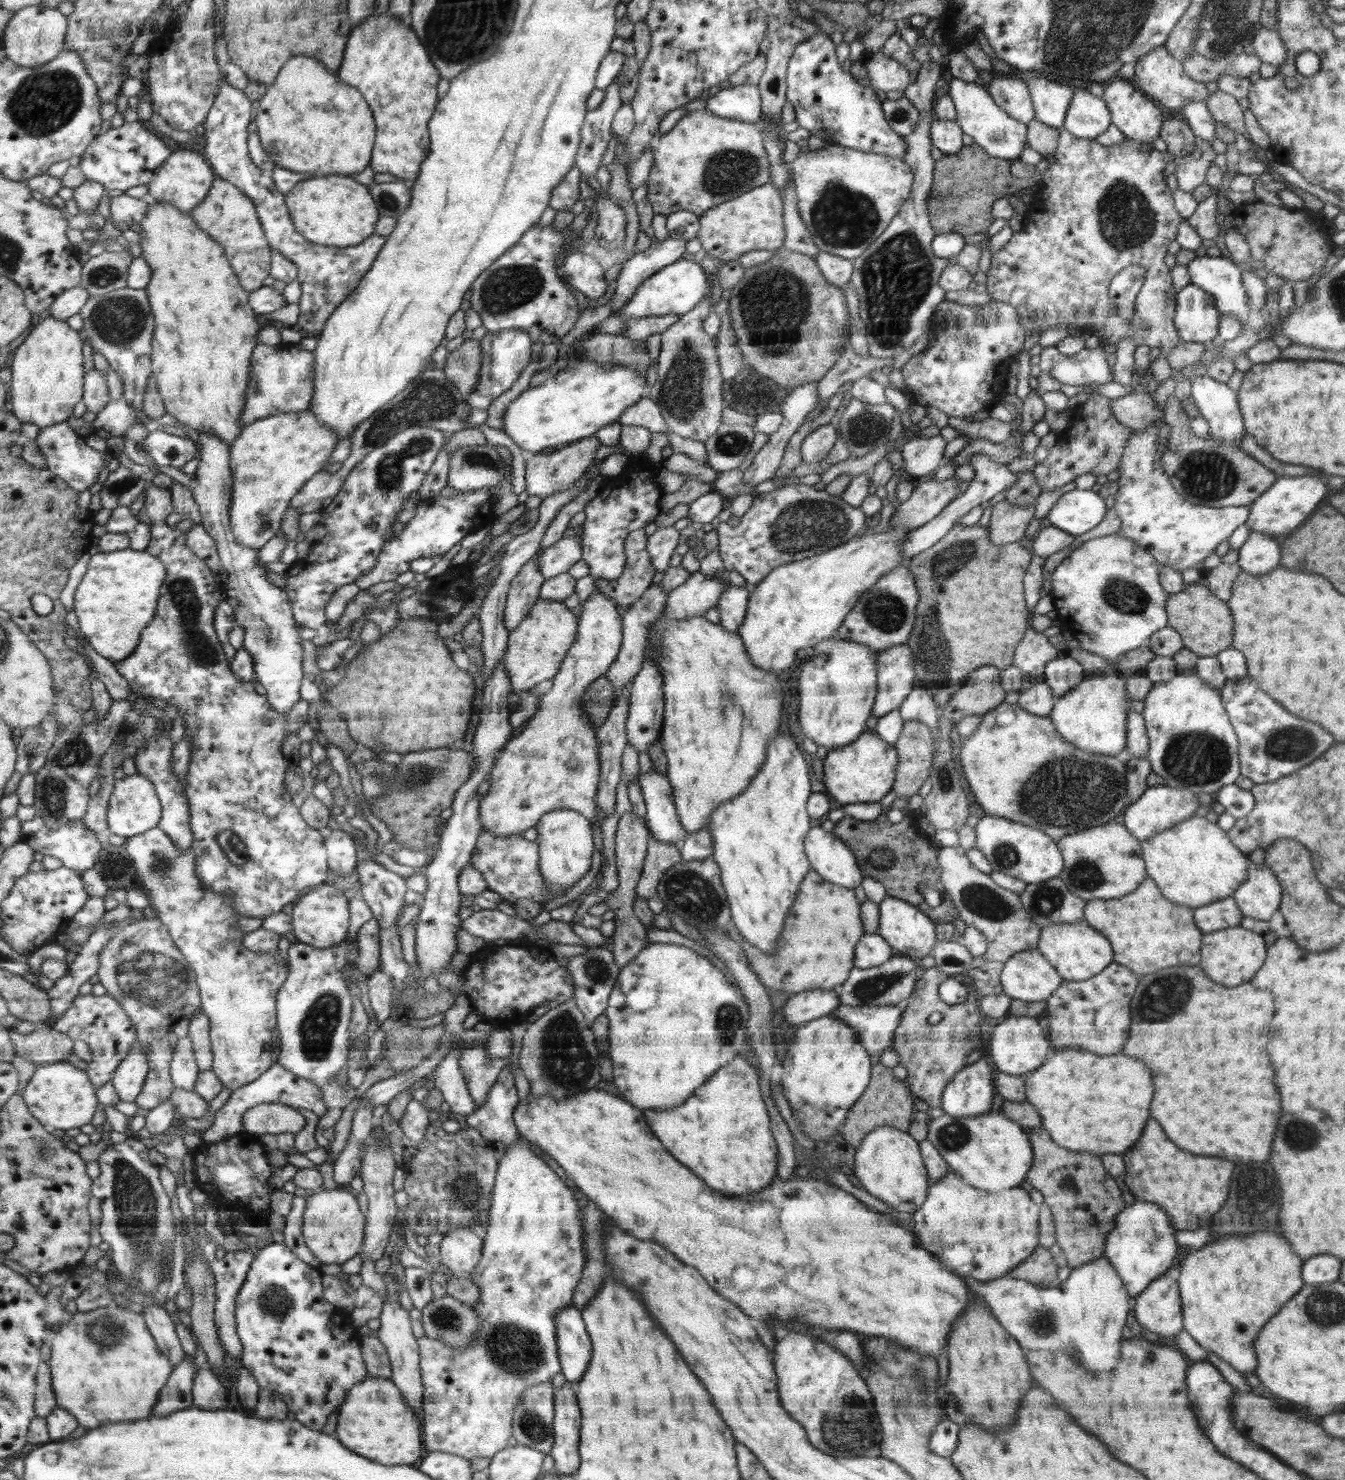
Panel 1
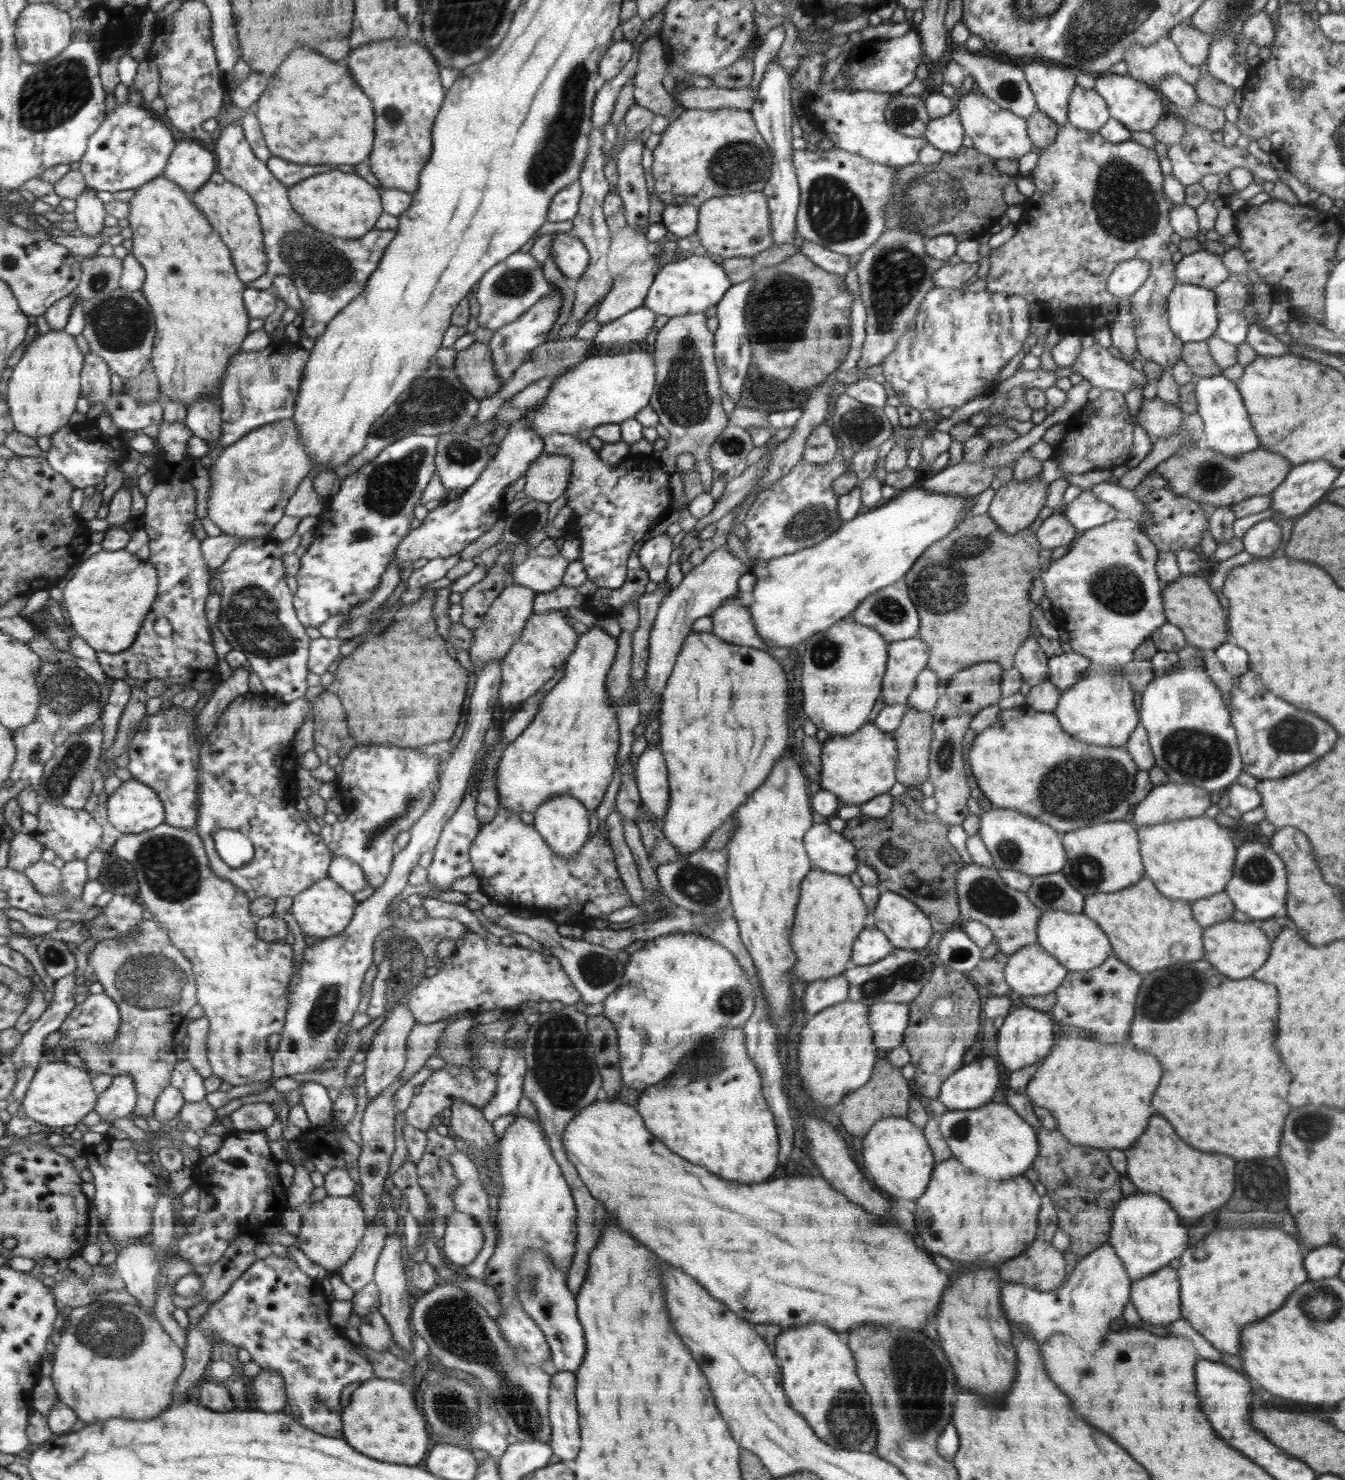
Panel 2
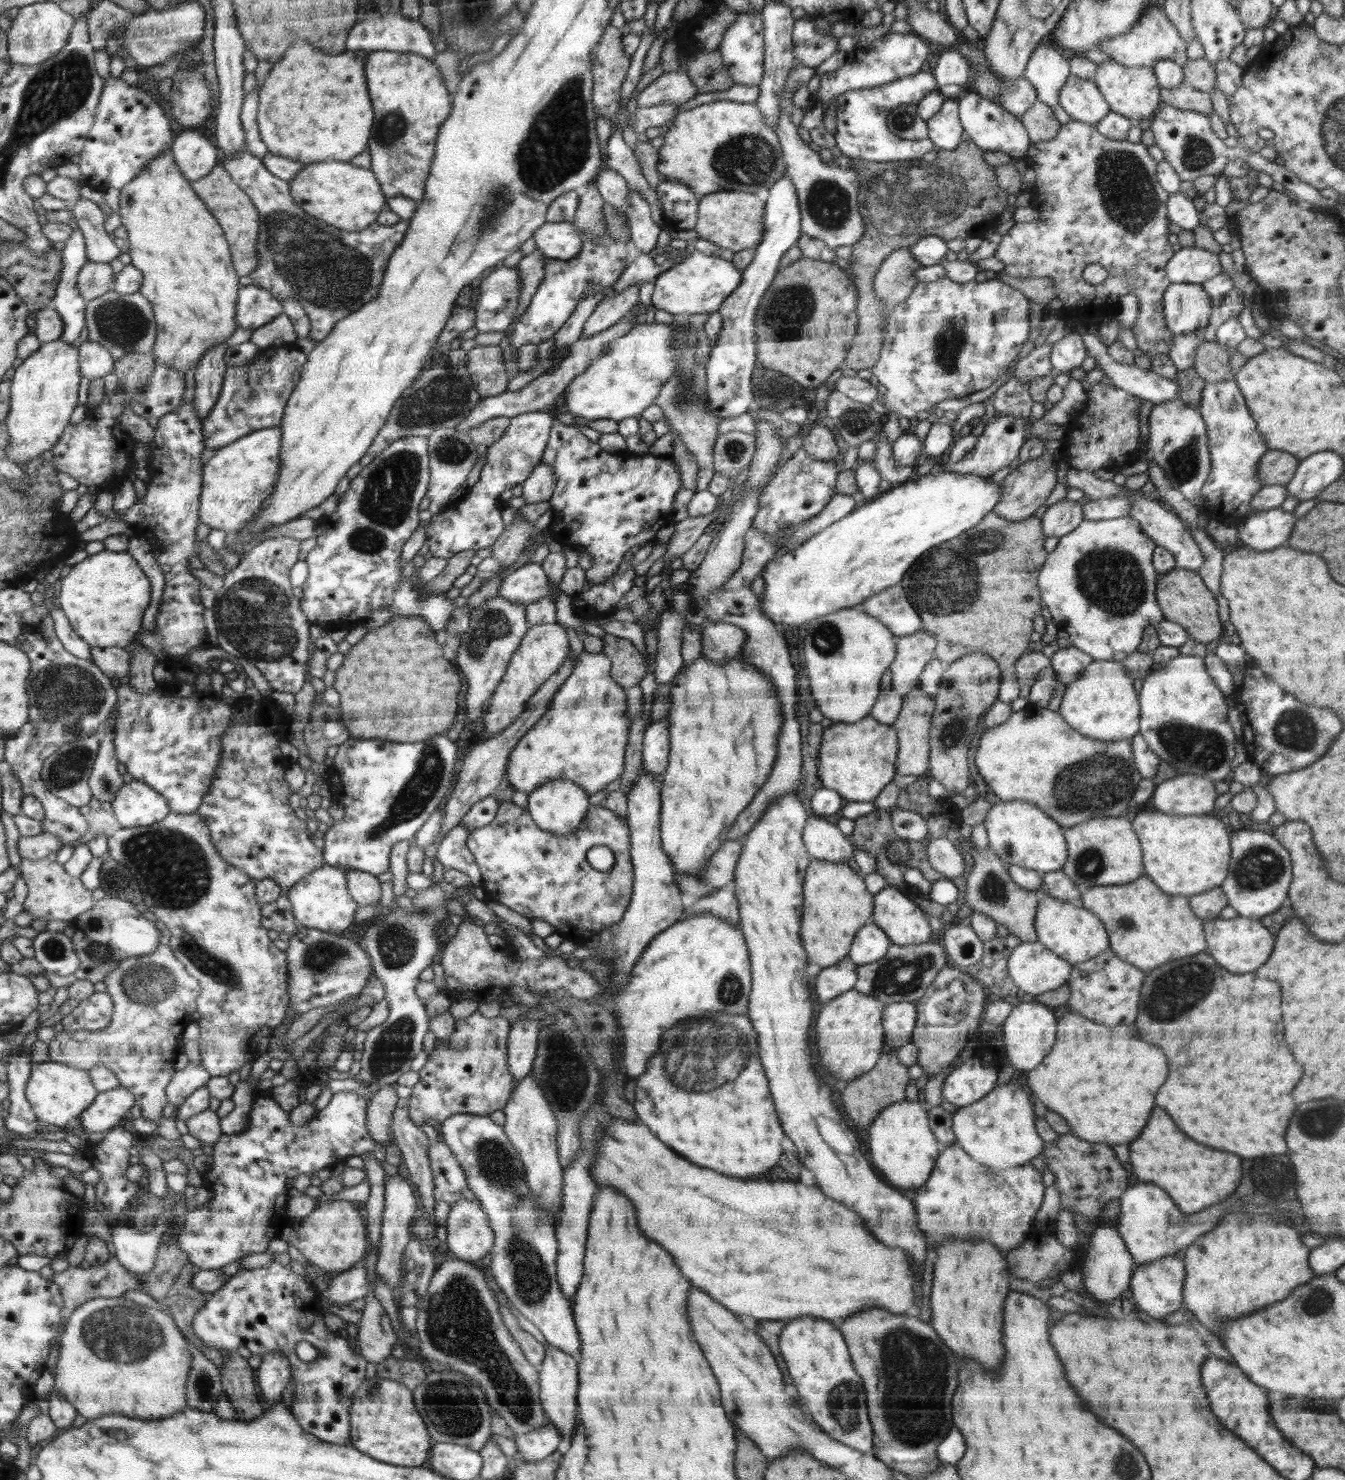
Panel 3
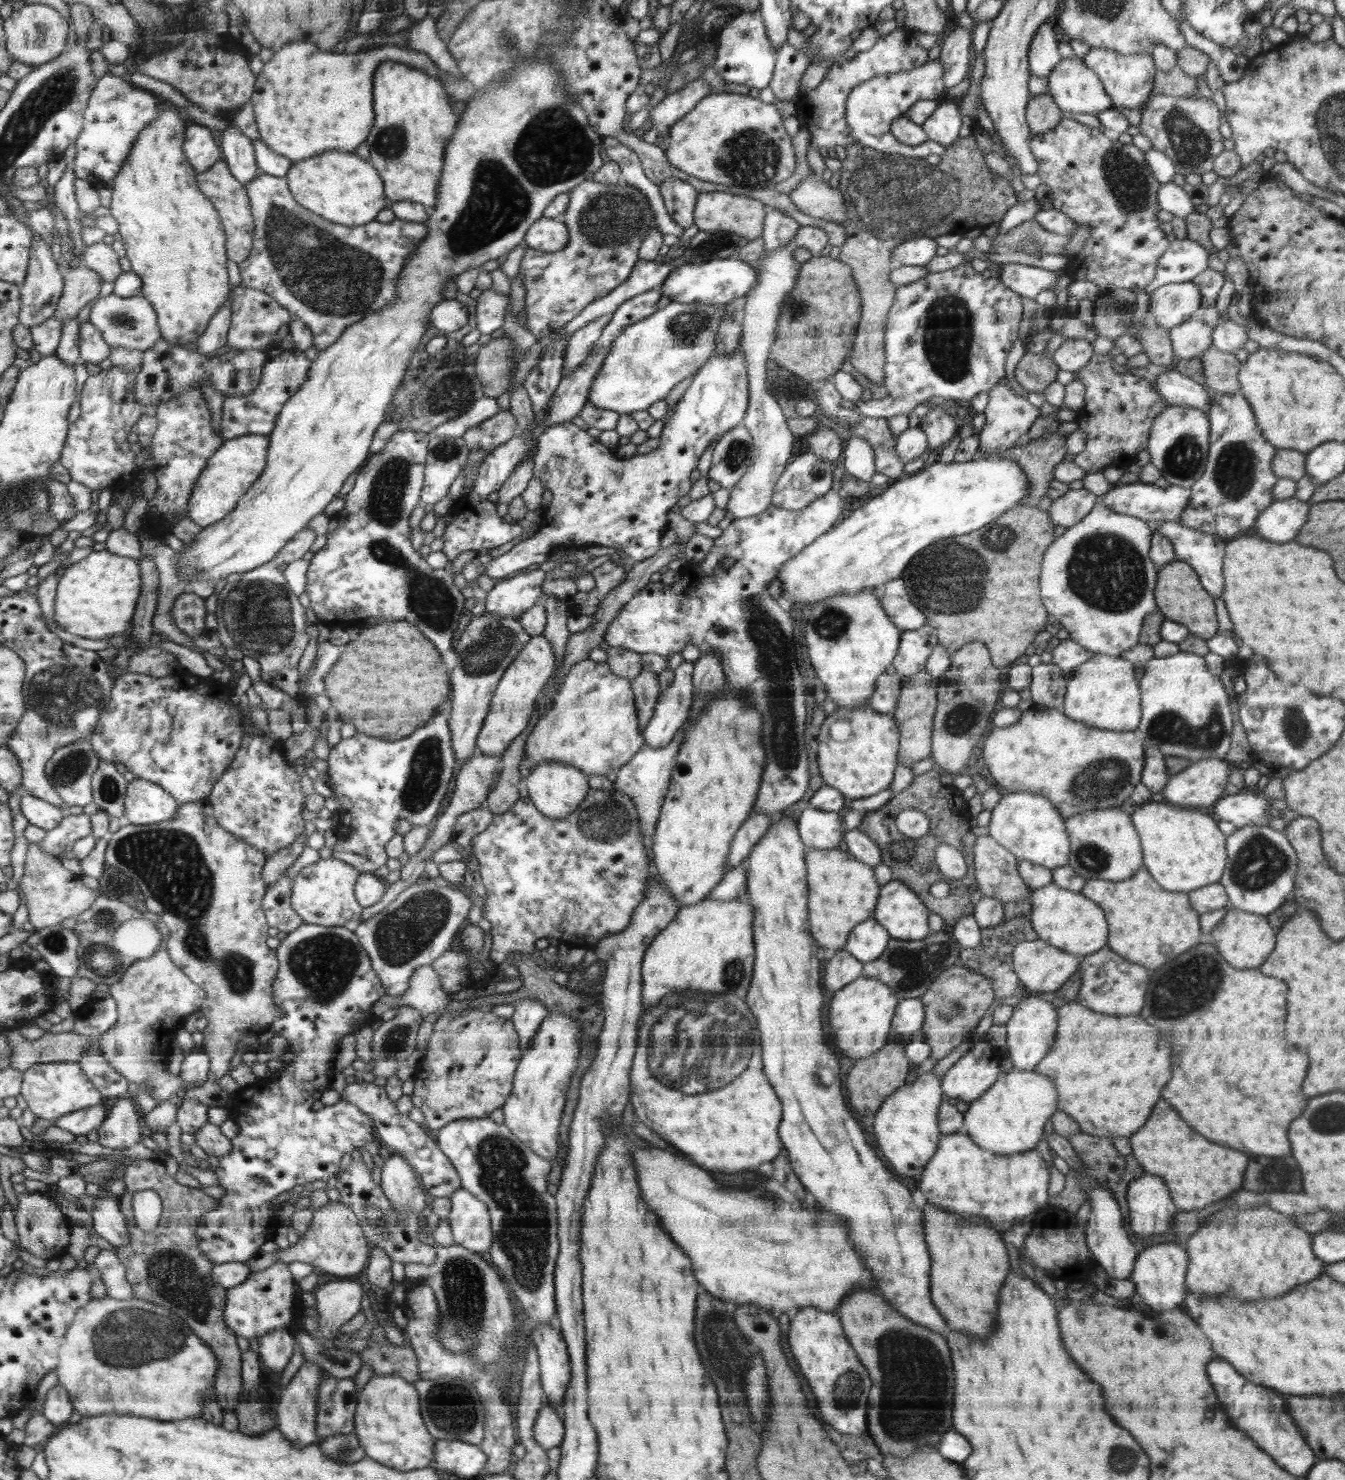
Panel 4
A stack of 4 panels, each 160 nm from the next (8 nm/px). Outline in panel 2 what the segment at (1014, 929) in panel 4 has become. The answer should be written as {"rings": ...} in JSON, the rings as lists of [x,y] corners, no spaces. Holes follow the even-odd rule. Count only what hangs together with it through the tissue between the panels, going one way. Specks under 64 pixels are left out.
{"rings":[[[998,950],[990,959],[982,959],[971,971],[967,972],[988,997],[1007,995],[1012,991],[1004,978],[1007,958],[1008,956]]]}

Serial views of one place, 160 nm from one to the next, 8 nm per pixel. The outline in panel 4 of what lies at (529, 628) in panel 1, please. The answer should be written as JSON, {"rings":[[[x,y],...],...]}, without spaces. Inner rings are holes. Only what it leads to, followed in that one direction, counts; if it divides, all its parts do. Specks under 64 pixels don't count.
{"rings":[[[534,636],[534,642],[526,646],[526,650],[521,650],[518,658],[514,658],[514,666],[506,670],[506,678],[502,678],[502,686],[498,687],[498,698],[494,698],[494,710],[490,711],[490,718],[485,718],[480,737],[477,741],[477,752],[491,757],[500,757],[501,754],[509,749],[509,746],[517,740],[518,737],[526,733],[526,724],[531,720],[530,714],[535,712],[534,702],[538,694],[543,692],[544,684],[548,678],[554,674],[554,666],[557,660],[554,658],[553,646],[544,636]]]}

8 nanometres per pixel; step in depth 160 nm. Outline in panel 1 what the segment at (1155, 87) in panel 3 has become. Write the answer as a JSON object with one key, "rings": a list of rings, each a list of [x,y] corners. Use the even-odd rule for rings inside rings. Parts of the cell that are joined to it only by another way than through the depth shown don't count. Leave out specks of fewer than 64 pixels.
{"rings":[[[1118,77],[1103,84],[1103,89],[1102,98],[1106,101],[1110,111],[1111,125],[1116,126],[1124,134],[1124,137],[1138,143],[1150,144],[1159,137],[1164,122],[1160,105],[1136,88],[1133,81]]]}

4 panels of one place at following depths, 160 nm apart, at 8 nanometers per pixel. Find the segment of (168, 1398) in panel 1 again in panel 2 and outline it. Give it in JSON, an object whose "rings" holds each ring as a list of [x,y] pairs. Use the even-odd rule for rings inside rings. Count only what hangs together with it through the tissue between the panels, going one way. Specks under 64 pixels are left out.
{"rings":[[[272,1254],[264,1259],[256,1259],[254,1264],[230,1285],[224,1296],[212,1303],[198,1325],[190,1324],[184,1350],[185,1367],[177,1380],[176,1404],[188,1402],[189,1390],[200,1380],[210,1362],[213,1344],[224,1341],[238,1348],[244,1348],[250,1353],[251,1361],[259,1364],[261,1370],[271,1370],[285,1378],[292,1409],[291,1415],[298,1423],[317,1431],[318,1434],[342,1439],[344,1423],[340,1418],[340,1412],[343,1411],[343,1408],[340,1408],[340,1394],[344,1386],[352,1384],[354,1380],[356,1382],[368,1380],[372,1376],[372,1368],[354,1350],[354,1344],[350,1344],[350,1340],[346,1338],[345,1330],[334,1330],[334,1326],[328,1322],[326,1296],[314,1284],[316,1282],[298,1267],[298,1263],[290,1254],[286,1257]]]}

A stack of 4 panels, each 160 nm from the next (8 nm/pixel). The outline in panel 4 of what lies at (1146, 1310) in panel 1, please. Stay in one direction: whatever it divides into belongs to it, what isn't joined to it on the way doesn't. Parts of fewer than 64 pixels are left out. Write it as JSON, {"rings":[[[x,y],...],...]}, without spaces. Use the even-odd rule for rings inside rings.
{"rings":[[[1159,1243],[1138,1251],[1129,1279],[1135,1284],[1135,1292],[1155,1313],[1178,1308],[1184,1300],[1187,1273],[1187,1249],[1175,1243]]]}

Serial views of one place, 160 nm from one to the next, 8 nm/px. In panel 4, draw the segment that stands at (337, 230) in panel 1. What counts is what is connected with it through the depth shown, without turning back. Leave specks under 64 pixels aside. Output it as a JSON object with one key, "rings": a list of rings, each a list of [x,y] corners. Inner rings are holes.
{"rings":[[[330,150],[304,161],[293,162],[285,178],[296,203],[337,224],[352,227],[366,224],[374,221],[378,213],[389,206],[384,180],[377,168],[369,160],[354,154]]]}

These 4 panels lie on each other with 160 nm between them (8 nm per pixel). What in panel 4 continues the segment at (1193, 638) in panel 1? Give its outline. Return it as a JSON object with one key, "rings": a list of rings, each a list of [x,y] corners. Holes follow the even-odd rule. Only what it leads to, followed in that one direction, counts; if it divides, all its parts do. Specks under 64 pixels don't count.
{"rings":[[[1174,560],[1157,571],[1155,604],[1157,605],[1157,612],[1166,619],[1186,626],[1191,635],[1206,640],[1220,632],[1215,600],[1208,596],[1204,587],[1198,582],[1197,572],[1186,561]]]}

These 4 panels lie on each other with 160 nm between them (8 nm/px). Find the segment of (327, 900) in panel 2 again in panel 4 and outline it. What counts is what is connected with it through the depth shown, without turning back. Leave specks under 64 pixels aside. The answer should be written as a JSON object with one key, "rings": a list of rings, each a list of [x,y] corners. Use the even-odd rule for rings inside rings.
{"rings":[[[330,857],[320,859],[300,870],[291,888],[292,908],[304,923],[320,926],[350,926],[361,916],[364,907],[357,901],[356,885],[360,878],[356,867]]]}

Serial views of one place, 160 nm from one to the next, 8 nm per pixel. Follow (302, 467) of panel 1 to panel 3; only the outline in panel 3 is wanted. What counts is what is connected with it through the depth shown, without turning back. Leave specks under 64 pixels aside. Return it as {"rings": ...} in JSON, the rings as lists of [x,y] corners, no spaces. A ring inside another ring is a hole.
{"rings":[[[280,426],[266,427],[249,432],[216,450],[205,466],[204,489],[200,500],[201,522],[207,524],[211,529],[216,528],[224,530],[228,534],[234,534],[259,516],[265,502],[273,496],[275,484],[279,480],[279,472],[282,469],[282,438],[283,432]]]}

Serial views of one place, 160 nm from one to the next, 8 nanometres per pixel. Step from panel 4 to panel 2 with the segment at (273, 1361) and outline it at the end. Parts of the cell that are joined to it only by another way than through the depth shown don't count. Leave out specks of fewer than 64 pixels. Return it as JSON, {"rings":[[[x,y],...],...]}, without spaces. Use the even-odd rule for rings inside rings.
{"rings":[[[261,1370],[254,1378],[255,1401],[259,1411],[270,1413],[281,1412],[286,1406],[284,1394],[284,1378],[277,1372]]]}

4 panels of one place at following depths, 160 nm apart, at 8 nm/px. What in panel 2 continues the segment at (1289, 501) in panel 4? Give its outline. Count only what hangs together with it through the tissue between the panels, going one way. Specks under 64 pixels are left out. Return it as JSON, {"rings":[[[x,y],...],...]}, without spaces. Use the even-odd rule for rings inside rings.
{"rings":[[[1261,519],[1251,526],[1242,538],[1244,550],[1254,558],[1268,559],[1278,550],[1282,540],[1282,529],[1277,521]]]}

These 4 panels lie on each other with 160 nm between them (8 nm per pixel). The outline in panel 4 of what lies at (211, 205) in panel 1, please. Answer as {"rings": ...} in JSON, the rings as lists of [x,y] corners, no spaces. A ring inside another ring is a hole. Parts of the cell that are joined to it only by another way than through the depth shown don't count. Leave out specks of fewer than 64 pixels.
{"rings":[[[218,162],[205,172],[196,176],[198,188],[202,194],[214,205],[222,222],[226,233],[226,250],[228,250],[228,258],[230,261],[240,264],[248,259],[248,254],[252,249],[252,230],[254,230],[254,218],[250,214],[250,204],[248,204],[248,196],[242,188],[242,183],[234,177],[230,172],[228,164]]]}

